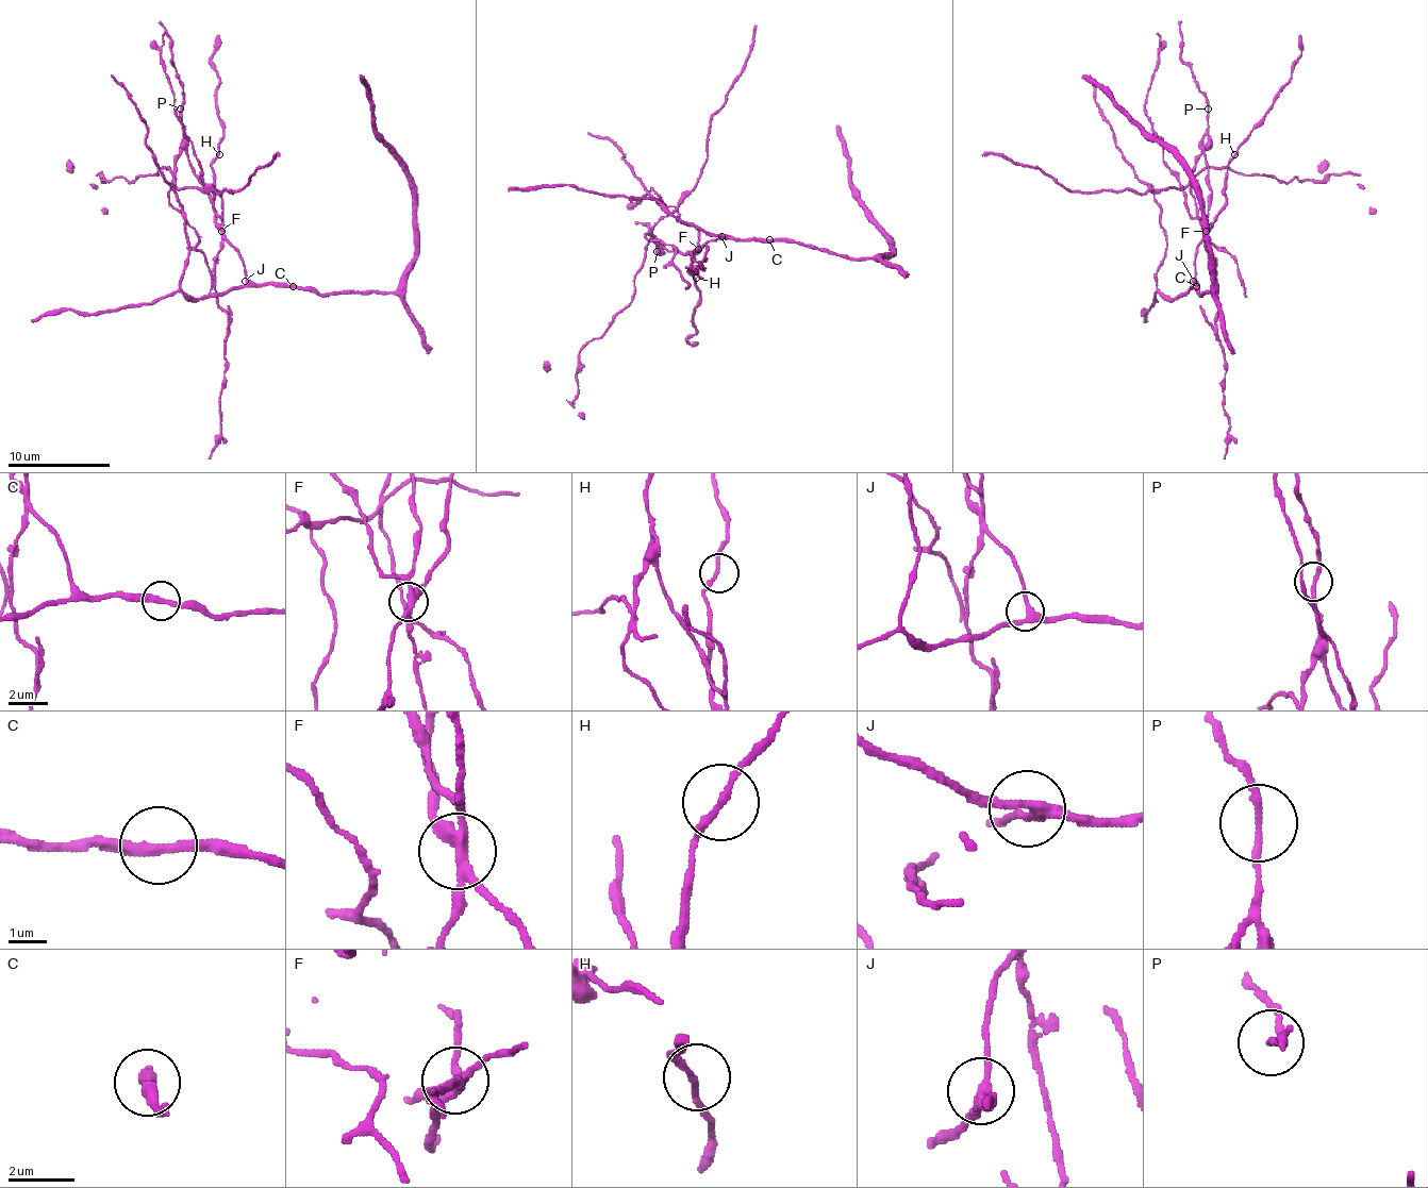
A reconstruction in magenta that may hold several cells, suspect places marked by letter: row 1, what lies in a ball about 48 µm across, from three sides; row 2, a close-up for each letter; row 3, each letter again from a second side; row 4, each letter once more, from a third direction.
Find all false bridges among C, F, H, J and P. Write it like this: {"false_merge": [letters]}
{"false_merge": ["F", "P"]}

